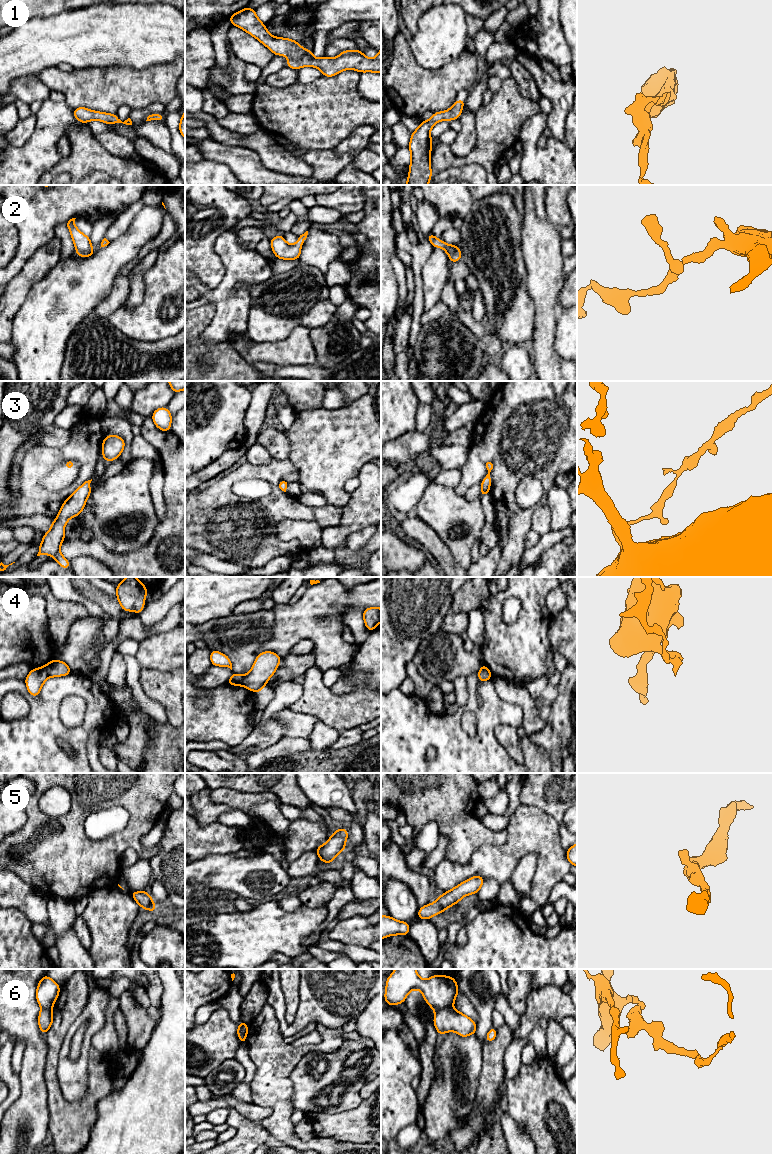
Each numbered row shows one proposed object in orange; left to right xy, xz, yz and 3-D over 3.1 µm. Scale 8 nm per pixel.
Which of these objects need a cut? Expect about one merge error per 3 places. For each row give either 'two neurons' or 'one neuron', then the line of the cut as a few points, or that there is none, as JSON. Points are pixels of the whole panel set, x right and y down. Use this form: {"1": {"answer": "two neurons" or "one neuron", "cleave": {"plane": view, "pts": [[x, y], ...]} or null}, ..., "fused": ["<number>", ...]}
{"1": {"answer": "one neuron", "cleave": null}, "2": {"answer": "one neuron", "cleave": null}, "3": {"answer": "one neuron", "cleave": null}, "4": {"answer": "two neurons", "cleave": {"plane": "xy", "pts": [[43, 667], [49, 676]]}}, "5": {"answer": "one neuron", "cleave": null}, "6": {"answer": "two neurons", "cleave": {"plane": "yz", "pts": [[450, 1007], [444, 1007], [435, 1011]]}}, "fused": ["4", "6"]}

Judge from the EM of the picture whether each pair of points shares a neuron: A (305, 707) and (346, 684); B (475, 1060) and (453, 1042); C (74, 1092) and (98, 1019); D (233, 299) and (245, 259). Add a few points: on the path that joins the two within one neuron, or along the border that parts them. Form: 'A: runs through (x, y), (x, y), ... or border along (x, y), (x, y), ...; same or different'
A: border along (355, 683), (347, 692), (334, 693), (329, 688); different
B: runs through (470, 1059), (458, 1047); same
C: runs through (74, 1074), (83, 1061), (87, 1037); same
D: runs through (230, 289), (230, 280), (241, 269); same

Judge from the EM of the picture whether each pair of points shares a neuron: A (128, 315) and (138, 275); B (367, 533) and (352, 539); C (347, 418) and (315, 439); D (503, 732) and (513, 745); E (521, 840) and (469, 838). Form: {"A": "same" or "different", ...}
{"A": "different", "B": "same", "C": "same", "D": "same", "E": "different"}

